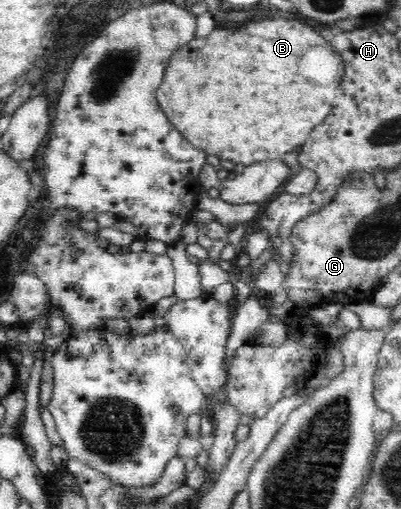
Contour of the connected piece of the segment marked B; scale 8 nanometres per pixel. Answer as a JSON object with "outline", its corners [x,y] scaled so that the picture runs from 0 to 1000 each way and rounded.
{"outline":[[[656,39],[636,47],[616,47],[596,59],[536,59],[516,75],[486,75],[451,90],[439,104],[426,108],[401,165],[389,177],[389,198],[401,222],[431,246],[431,251],[481,289],[504,295],[514,305],[536,303],[556,314],[576,314],[586,322],[636,322],[661,314],[703,312],[706,306],[731,299],[761,283],[786,257],[823,228],[828,202],[835,200],[845,165],[858,147],[858,126],[840,100],[796,71],[776,51],[761,51],[741,39]]]}

